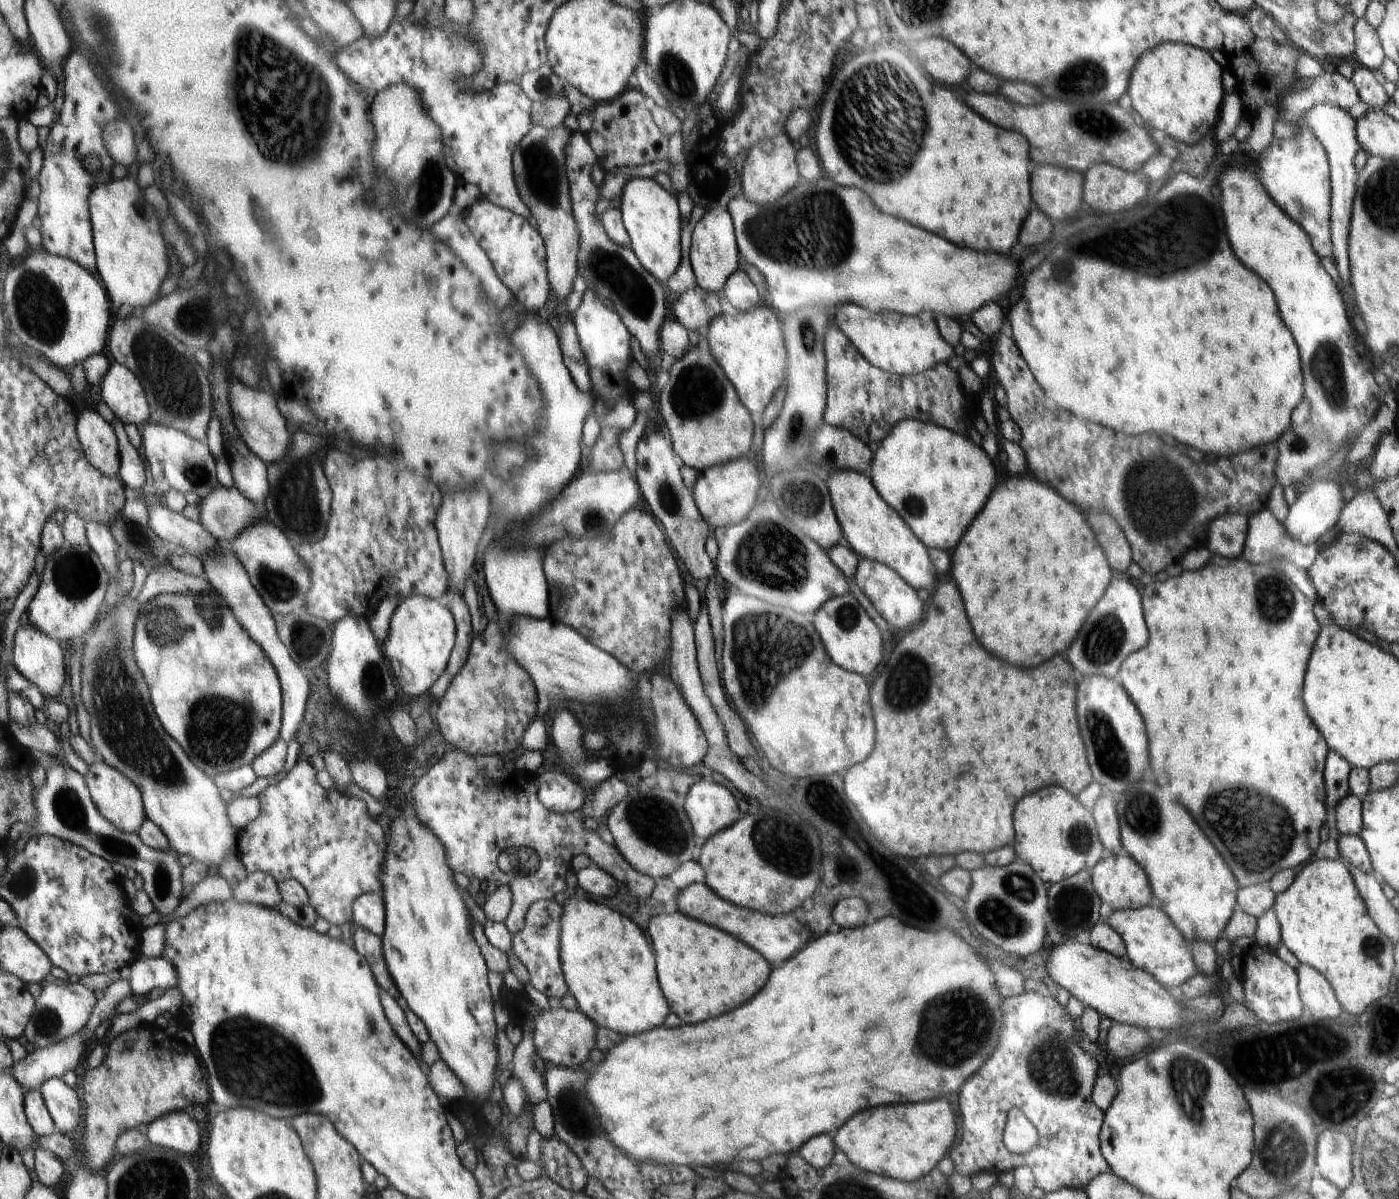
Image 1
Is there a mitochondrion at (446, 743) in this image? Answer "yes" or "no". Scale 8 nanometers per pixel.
no

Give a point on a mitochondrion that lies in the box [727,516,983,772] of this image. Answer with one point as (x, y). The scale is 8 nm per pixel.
(766, 648)

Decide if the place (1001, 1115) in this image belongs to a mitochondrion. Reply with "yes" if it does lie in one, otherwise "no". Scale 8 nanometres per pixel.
no

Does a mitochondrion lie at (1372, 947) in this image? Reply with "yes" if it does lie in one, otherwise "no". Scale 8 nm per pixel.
yes

